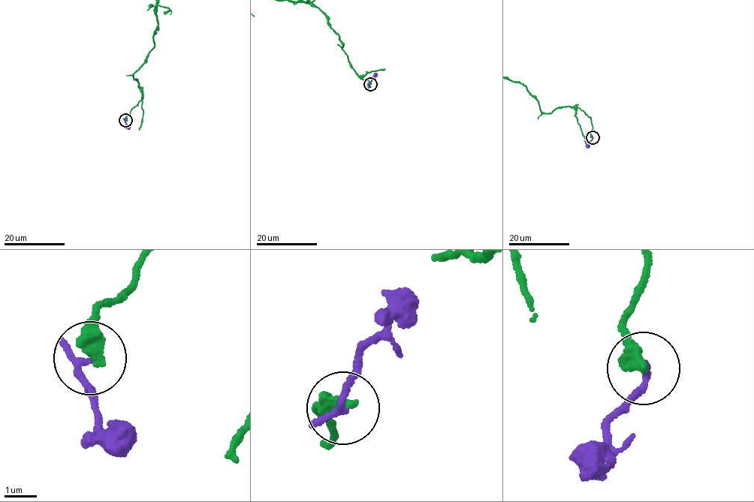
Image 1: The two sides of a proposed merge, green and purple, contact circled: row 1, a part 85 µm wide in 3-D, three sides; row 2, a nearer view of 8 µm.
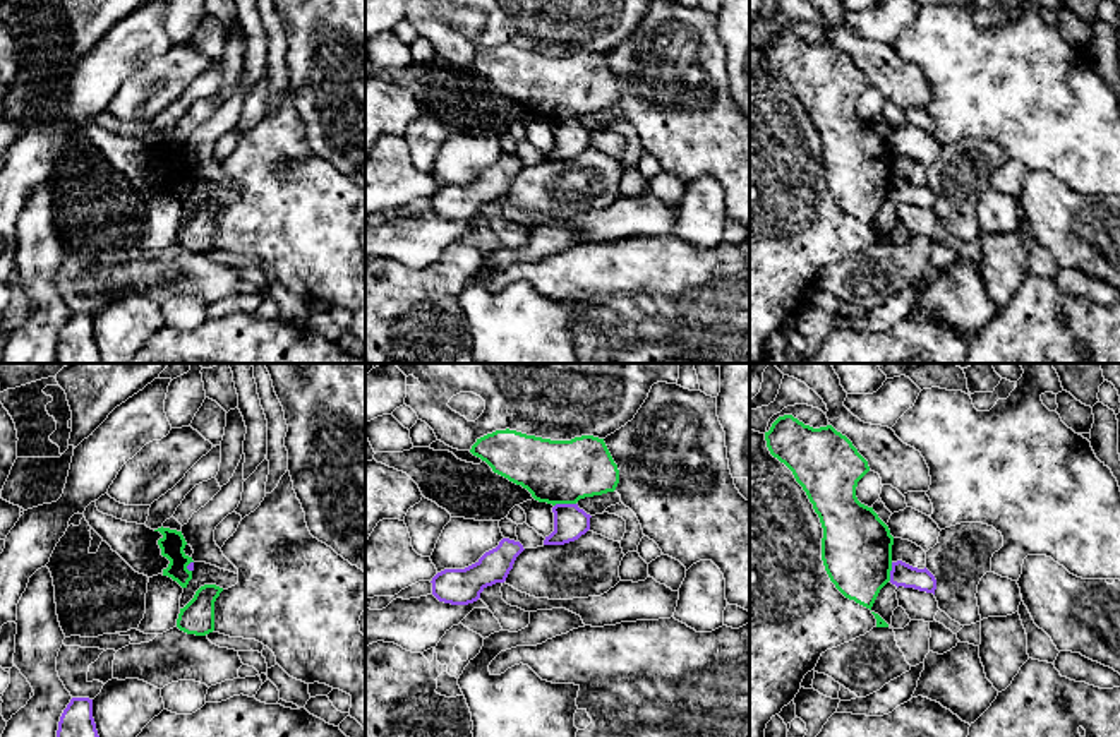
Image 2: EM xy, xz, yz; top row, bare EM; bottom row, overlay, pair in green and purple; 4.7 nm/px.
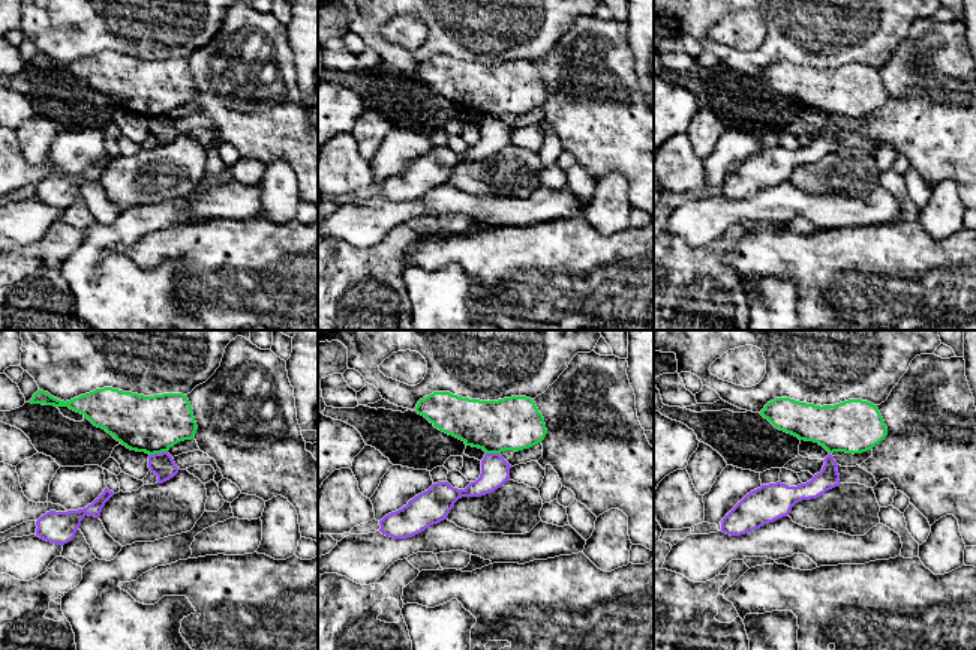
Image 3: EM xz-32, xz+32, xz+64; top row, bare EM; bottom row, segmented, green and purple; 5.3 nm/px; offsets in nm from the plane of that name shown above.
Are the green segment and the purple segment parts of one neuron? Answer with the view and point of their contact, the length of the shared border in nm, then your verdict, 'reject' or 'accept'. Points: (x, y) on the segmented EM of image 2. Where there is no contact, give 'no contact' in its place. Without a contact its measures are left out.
xz (565, 503) | 110 nm | reject

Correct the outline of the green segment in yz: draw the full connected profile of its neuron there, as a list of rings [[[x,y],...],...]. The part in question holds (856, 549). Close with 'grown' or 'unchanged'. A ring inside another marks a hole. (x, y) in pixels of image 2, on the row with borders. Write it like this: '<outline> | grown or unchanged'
[[[792,415],[779,416],[765,432],[765,440],[770,454],[792,471],[820,518],[822,560],[830,581],[846,598],[871,610],[890,581],[894,536],[873,507],[856,497],[858,482],[870,471],[868,461],[832,425],[813,428]]] | unchanged

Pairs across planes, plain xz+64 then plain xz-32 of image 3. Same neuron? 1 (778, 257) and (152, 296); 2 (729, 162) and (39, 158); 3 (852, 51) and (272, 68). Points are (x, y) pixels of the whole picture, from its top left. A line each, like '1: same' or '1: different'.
1: different
2: different
3: different

